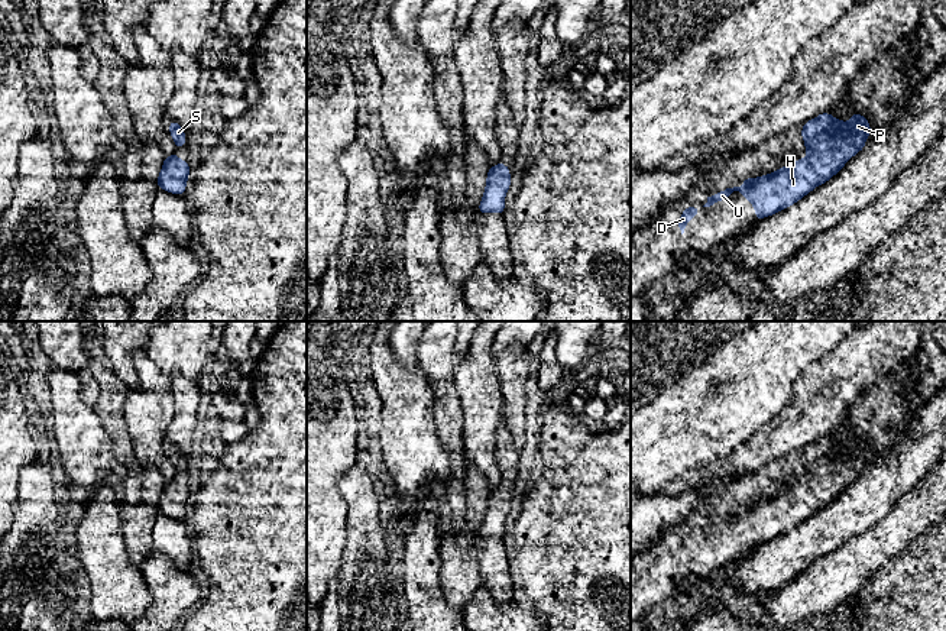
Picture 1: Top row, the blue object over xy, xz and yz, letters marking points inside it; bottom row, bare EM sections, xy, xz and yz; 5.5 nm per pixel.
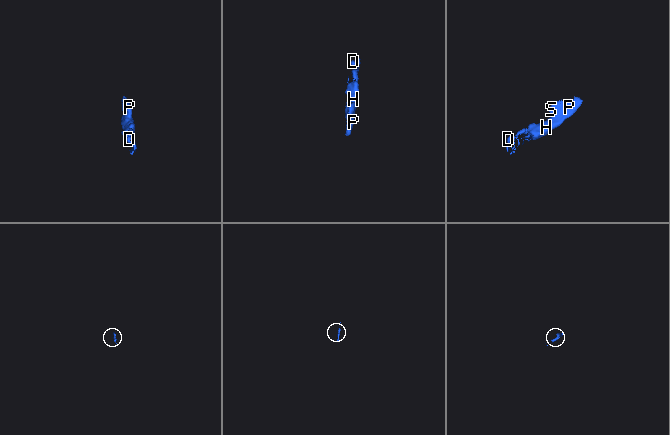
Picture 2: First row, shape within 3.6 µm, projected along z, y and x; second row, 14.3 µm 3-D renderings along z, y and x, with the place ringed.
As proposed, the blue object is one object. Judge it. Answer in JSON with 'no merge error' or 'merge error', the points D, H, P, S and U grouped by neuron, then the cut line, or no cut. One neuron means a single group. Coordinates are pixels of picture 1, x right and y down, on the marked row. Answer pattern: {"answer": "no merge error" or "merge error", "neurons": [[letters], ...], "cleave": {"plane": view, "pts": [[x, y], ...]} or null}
{"answer": "no merge error", "neurons": [["D", "H", "P", "S", "U"]], "cleave": null}

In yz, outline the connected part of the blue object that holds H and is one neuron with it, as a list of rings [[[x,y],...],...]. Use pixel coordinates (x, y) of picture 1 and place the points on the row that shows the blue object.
[[[824,111],[806,122],[800,132],[807,149],[804,159],[797,159],[768,175],[746,177],[742,187],[726,188],[707,197],[703,207],[728,200],[733,191],[739,191],[754,206],[755,220],[772,216],[836,175],[865,148],[871,124],[858,111],[852,113],[849,123]]]

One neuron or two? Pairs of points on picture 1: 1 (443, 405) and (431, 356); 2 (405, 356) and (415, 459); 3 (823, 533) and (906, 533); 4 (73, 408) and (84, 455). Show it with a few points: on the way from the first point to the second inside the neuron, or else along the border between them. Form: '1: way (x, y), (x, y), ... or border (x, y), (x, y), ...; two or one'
1: way (443, 394), (440, 368); one
2: border (391, 336), (389, 346), (395, 359), (417, 368); two
3: border (887, 513), (872, 524), (849, 536), (831, 552); two
4: way (73, 420), (83, 443); one

